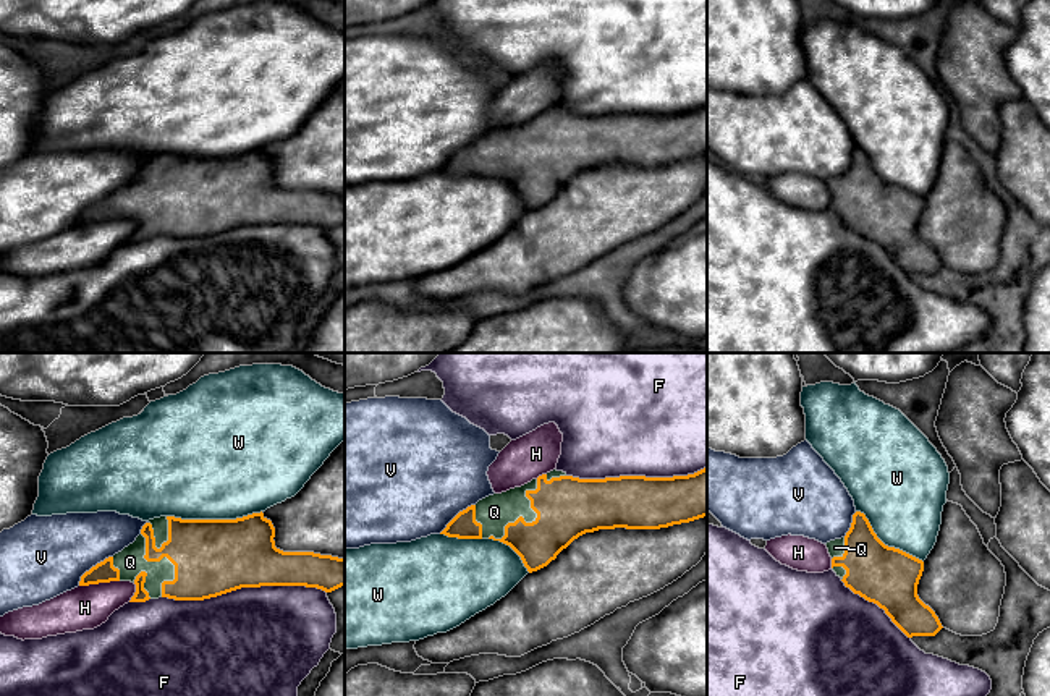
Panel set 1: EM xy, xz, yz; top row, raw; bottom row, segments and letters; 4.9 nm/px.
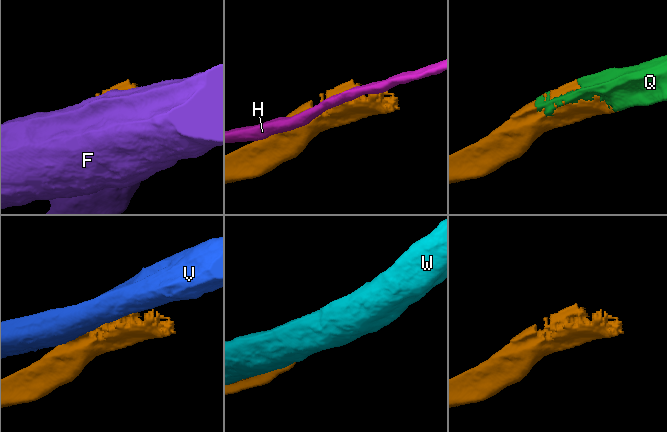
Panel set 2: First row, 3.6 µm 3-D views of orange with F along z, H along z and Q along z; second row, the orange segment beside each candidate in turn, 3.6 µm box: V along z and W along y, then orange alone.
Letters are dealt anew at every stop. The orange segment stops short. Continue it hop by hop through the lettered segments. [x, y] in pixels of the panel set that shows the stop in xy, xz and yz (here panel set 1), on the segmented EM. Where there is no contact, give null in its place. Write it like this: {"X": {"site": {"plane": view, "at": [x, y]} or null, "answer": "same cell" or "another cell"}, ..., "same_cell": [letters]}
{"F": {"site": {"plane": "xy", "at": [243, 586]}, "answer": "another cell"}, "H": {"site": {"plane": "xy", "at": [99, 581]}, "answer": "another cell"}, "Q": {"site": {"plane": "xz", "at": [529, 523]}, "answer": "same cell"}, "V": {"site": {"plane": "xy", "at": [93, 567]}, "answer": "another cell"}, "W": {"site": {"plane": "xy", "at": [214, 520]}, "answer": "another cell"}, "same_cell": ["Q"]}

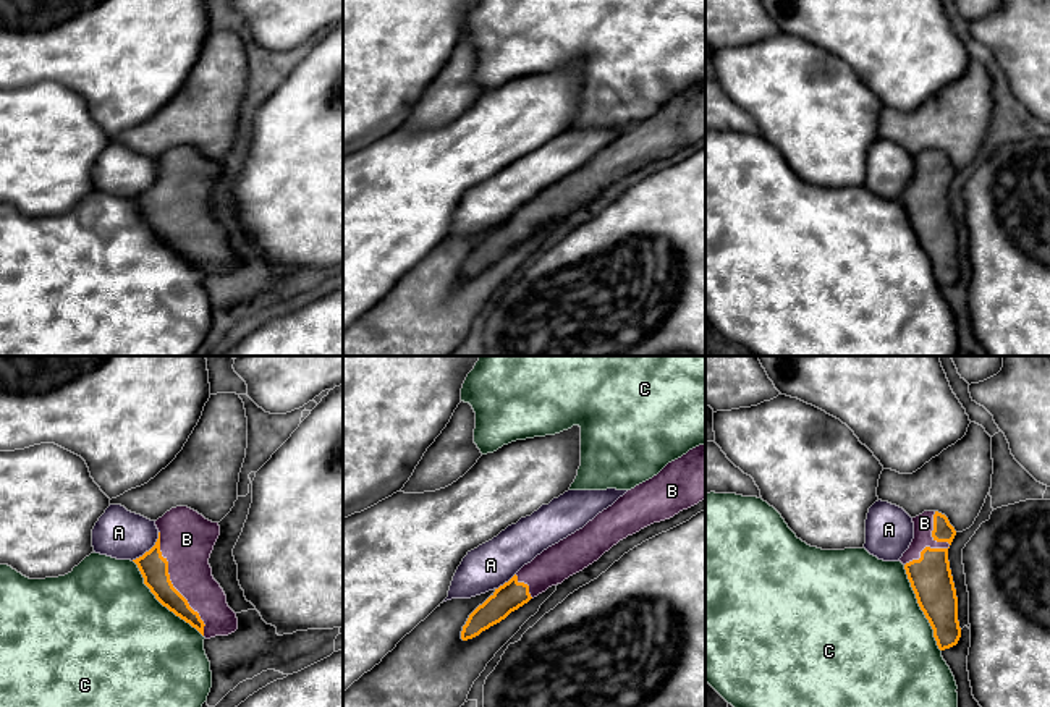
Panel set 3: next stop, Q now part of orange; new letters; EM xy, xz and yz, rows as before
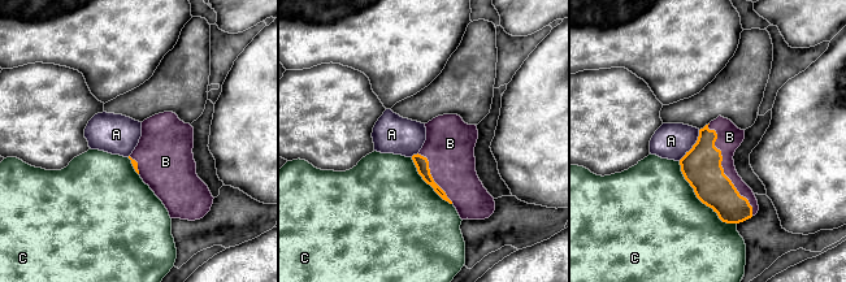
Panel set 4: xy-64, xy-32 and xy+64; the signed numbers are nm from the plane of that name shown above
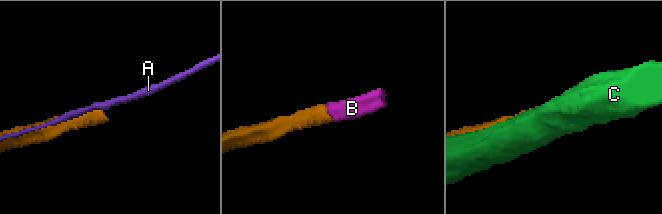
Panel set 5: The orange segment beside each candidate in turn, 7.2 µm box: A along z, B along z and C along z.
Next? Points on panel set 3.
{"A": {"site": {"plane": "xy", "at": [149, 550]}, "answer": "another cell"}, "B": {"site": {"plane": "xy", "at": [170, 583]}, "answer": "same cell"}, "C": {"site": {"plane": "yz", "at": [921, 609]}, "answer": "another cell"}, "same_cell": ["B"]}

